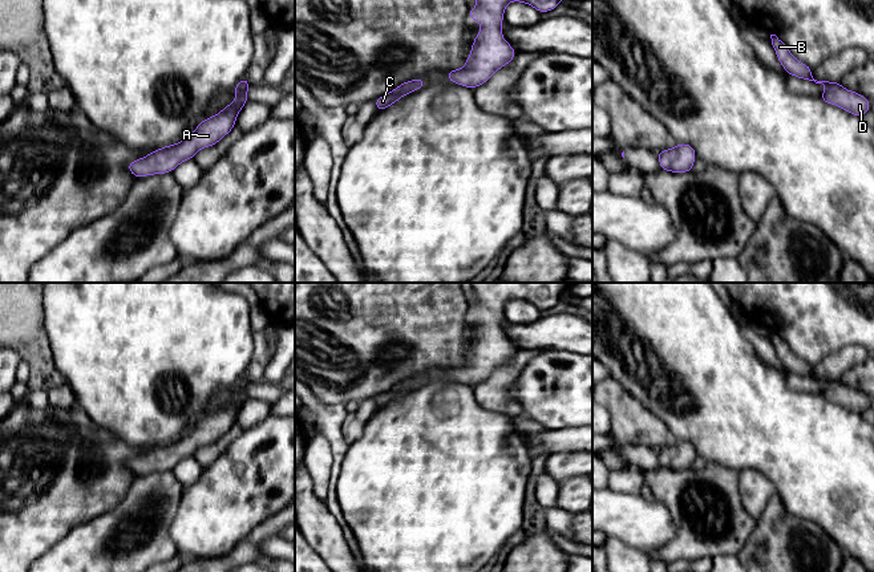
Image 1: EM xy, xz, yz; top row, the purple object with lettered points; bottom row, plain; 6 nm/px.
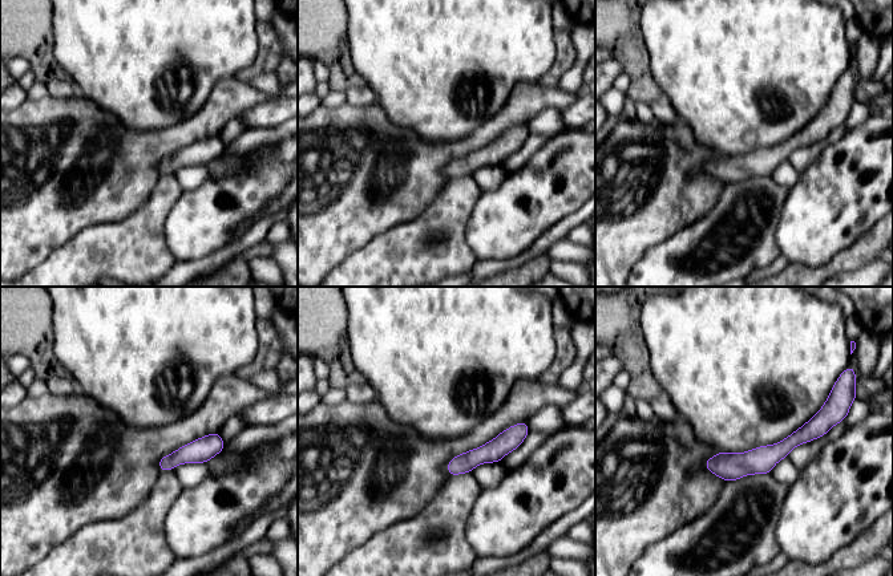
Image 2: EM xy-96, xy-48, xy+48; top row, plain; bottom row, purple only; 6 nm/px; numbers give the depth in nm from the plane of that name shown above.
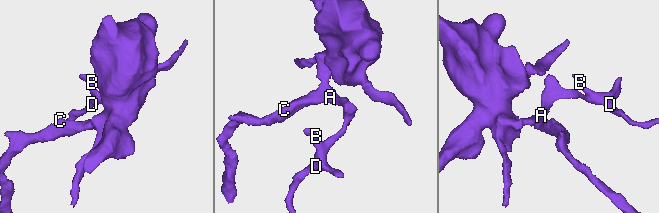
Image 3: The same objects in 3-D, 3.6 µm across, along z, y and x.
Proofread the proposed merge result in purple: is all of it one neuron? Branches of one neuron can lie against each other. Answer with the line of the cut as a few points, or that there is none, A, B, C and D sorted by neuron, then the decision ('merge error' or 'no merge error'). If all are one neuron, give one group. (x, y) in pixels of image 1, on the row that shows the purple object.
no cut; A B C D; no merge error

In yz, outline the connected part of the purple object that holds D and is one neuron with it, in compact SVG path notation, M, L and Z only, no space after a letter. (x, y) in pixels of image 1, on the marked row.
M770 35L770 38L777 58L788 74L824 85L825 92L820 96L824 102L835 105L861 118L870 110L870 101L865 96L845 89L841 82L814 80L812 68L794 58L788 46L776 35Z

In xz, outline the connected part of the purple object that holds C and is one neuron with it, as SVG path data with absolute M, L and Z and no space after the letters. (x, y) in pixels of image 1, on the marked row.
M414 78L398 85L392 92L375 100L377 111L384 110L385 107L397 102L402 96L408 96L409 93L416 92L425 85L426 82L424 78Z

